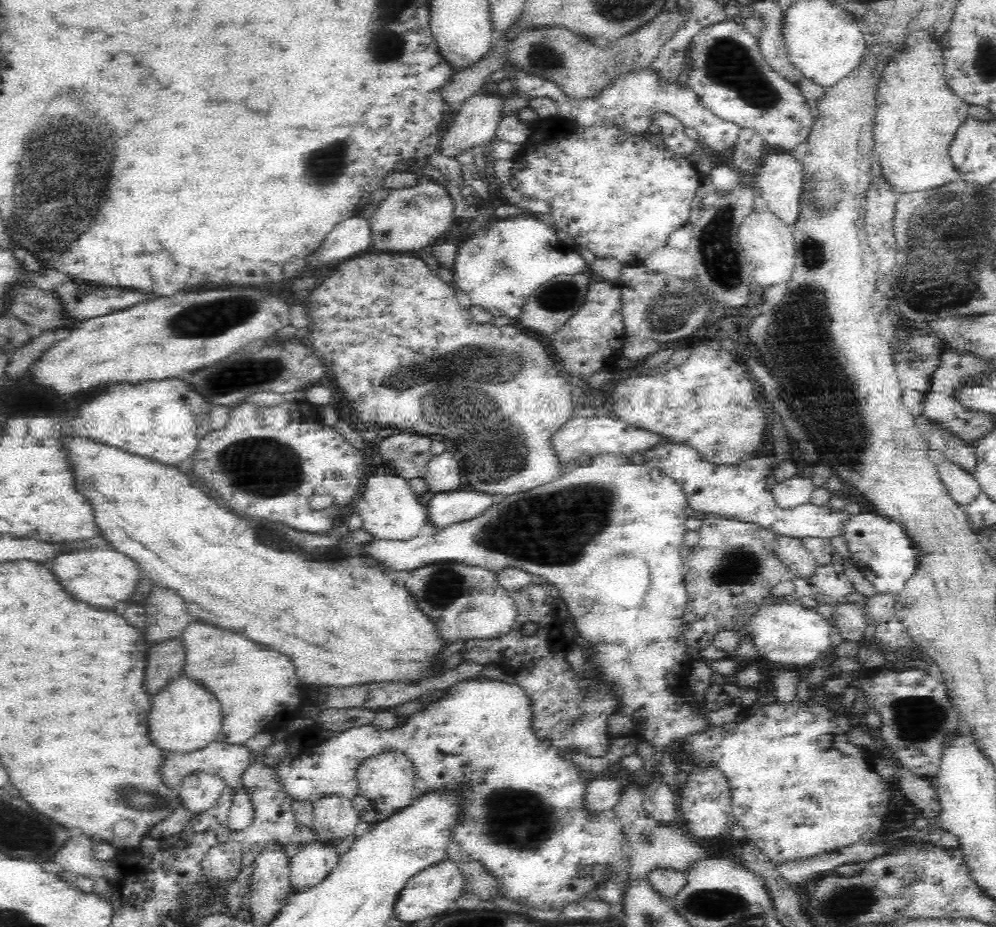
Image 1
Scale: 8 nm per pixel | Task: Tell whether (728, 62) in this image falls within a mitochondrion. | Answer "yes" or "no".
yes

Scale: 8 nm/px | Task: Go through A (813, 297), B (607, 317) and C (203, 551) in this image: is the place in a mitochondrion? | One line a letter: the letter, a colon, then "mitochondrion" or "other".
A: mitochondrion
B: other
C: other

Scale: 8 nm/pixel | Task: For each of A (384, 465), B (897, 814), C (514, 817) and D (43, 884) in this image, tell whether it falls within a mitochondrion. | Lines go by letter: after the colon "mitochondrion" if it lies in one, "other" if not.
A: other
B: other
C: mitochondrion
D: other

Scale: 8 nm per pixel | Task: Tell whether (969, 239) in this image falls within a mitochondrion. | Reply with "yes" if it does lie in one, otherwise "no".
yes

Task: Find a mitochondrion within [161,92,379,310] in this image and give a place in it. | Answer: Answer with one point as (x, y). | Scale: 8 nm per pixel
(330, 160)

